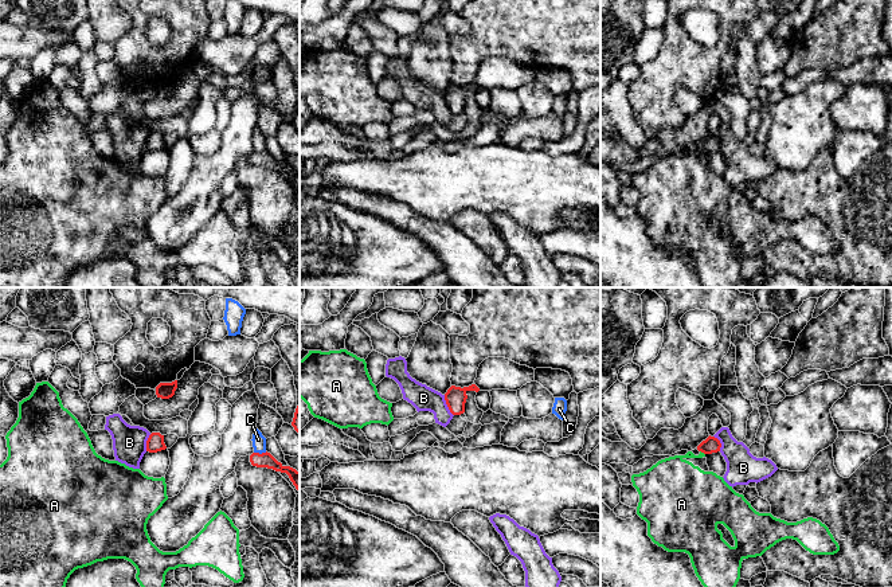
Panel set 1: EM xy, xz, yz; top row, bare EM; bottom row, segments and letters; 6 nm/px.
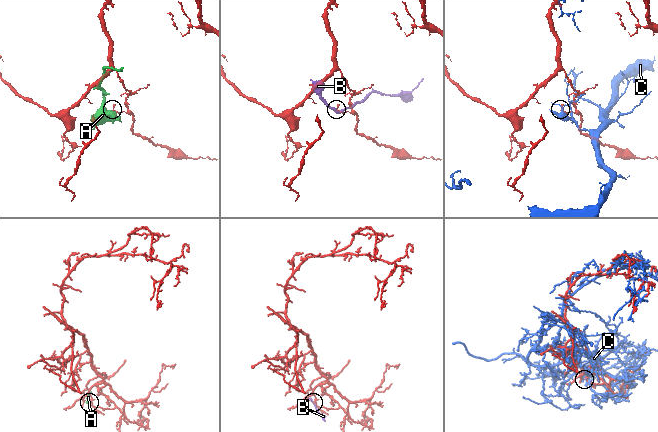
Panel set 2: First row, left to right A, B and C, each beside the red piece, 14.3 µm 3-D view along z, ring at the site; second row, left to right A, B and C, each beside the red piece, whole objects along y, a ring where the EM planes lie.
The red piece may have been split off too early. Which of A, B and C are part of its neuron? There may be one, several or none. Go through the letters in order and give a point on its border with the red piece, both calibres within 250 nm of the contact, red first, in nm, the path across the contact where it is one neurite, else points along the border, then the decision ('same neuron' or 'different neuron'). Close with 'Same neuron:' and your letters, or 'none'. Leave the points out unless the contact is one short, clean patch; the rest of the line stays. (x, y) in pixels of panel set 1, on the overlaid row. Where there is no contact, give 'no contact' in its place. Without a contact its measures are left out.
A: yz (703, 452) | 100/320 nm | different neuron
B: xz (448, 406) | 130/150 nm | along xz (443, 395), (445, 403), (453, 415) | different neuron
C: xy (258, 453) | 90/80 nm | different neuron
Same neuron: none

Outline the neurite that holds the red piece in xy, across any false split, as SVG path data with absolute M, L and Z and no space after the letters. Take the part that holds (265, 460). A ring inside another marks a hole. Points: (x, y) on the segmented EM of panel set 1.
M253 453L250 455L250 462L253 466L257 467L267 467L273 469L275 471L286 473L296 486L296 489L300 492L300 471L290 466L283 466L281 462L278 462L270 453Z

